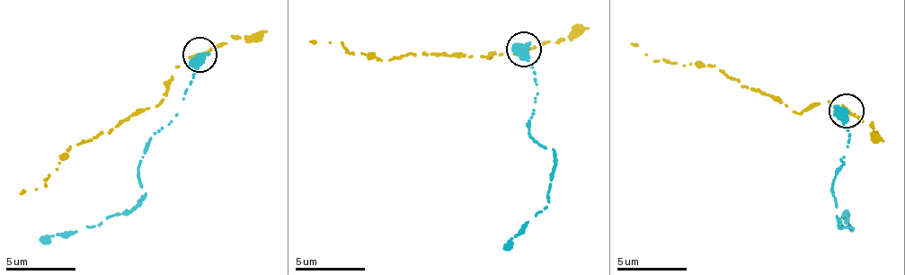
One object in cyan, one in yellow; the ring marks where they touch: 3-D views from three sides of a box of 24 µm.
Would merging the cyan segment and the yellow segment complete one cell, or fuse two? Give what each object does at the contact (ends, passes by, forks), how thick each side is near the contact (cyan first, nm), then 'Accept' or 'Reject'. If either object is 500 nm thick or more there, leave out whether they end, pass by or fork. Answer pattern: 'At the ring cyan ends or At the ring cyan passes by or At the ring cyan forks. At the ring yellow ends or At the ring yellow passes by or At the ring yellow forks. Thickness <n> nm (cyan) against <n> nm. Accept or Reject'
At the ring cyan passes by. At the ring yellow ends. Thickness 440 nm (cyan) against 240 nm. Reject

